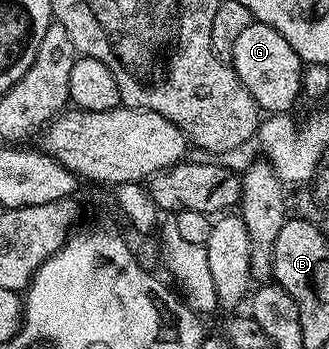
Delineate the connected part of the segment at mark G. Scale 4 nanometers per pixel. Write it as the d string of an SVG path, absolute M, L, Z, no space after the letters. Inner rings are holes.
M256 21L247 25L246 31L235 40L235 53L231 66L262 112L292 112L297 98L302 98L303 64L299 53L295 53L295 49L287 45L287 37L271 29L271 25Z

